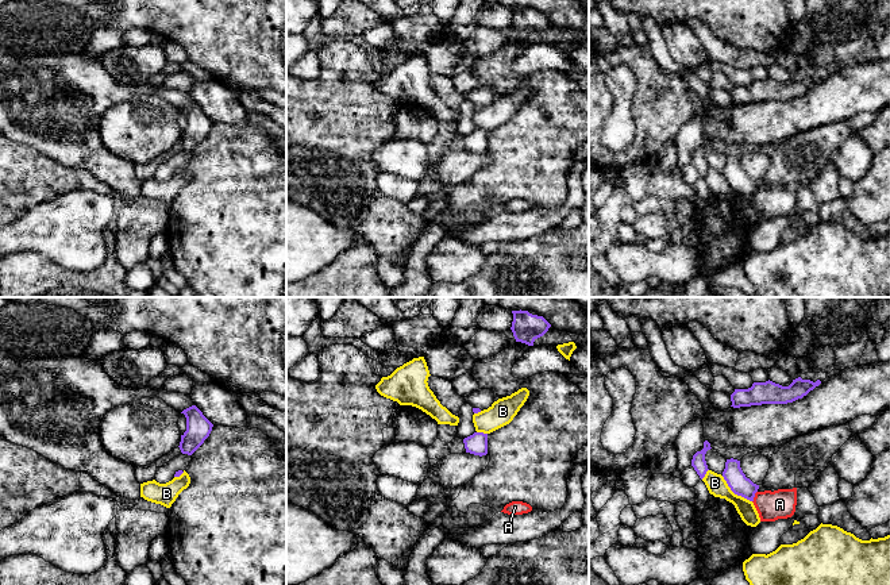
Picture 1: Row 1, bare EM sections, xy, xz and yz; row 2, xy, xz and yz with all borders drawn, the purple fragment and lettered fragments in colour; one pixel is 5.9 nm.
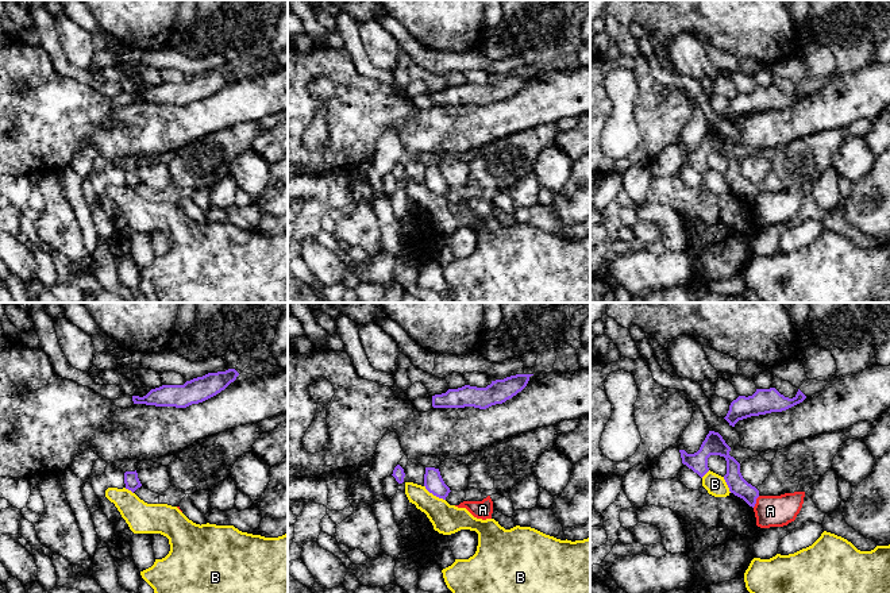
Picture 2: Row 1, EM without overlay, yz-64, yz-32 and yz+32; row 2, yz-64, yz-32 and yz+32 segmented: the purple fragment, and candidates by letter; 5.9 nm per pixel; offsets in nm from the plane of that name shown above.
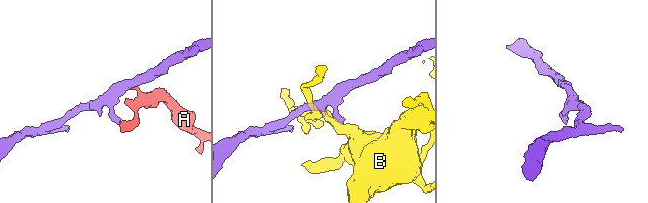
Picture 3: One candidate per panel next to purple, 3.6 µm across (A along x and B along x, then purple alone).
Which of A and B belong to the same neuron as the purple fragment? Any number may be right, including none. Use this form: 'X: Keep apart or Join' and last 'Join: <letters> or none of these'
A: Keep apart
B: Keep apart
Join: none of these

